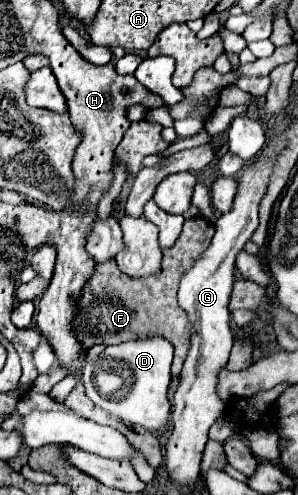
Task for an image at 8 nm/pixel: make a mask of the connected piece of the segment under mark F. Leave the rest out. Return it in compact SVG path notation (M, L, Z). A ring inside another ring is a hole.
M204 217L186 219L182 225L182 233L172 245L172 249L162 251L164 257L160 269L140 279L132 279L120 273L120 269L112 259L96 263L96 269L88 285L84 285L84 293L80 295L80 301L76 305L76 317L72 321L72 329L76 329L76 339L80 341L82 349L88 349L96 343L118 345L140 337L164 337L174 345L172 377L176 379L190 345L190 321L176 301L178 279L196 261L196 257L200 257L200 253L210 245L212 235L214 235L214 225Z

